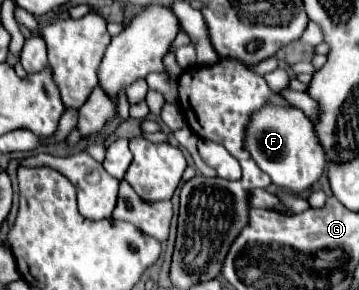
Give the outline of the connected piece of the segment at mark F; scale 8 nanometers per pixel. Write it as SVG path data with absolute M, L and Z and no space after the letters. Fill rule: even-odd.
M265 104L261 110L251 114L251 122L245 130L245 148L279 190L293 194L309 192L309 188L319 182L327 162L313 122L295 106Z

